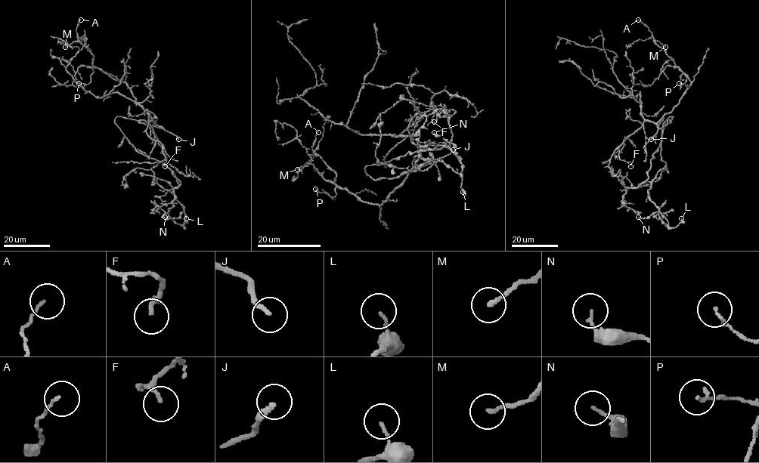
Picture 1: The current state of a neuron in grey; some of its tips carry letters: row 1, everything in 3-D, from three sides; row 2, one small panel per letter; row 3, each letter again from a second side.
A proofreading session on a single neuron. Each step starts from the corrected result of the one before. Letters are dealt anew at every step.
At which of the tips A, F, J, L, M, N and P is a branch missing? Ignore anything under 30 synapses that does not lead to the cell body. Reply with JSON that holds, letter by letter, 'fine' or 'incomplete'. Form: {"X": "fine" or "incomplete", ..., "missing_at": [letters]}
{"A": "fine", "F": "fine", "J": "incomplete", "L": "fine", "M": "fine", "N": "fine", "P": "fine", "missing_at": ["J"]}

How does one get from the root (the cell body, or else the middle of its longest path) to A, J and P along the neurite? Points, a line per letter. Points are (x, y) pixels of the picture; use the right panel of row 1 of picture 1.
A: (658, 126), (657, 122), (679, 102), (691, 82), (655, 42), (649, 29), (638, 20)
J: (658, 126), (658, 131), (651, 139)
P: (658, 126), (657, 122), (672, 110), (691, 84), (678, 67), (686, 75), (686, 81), (683, 84), (679, 83)

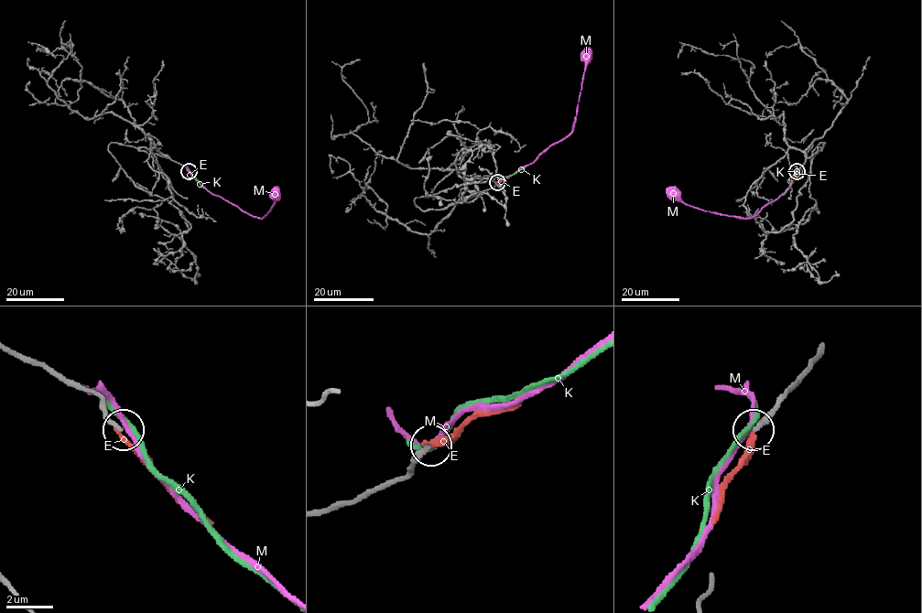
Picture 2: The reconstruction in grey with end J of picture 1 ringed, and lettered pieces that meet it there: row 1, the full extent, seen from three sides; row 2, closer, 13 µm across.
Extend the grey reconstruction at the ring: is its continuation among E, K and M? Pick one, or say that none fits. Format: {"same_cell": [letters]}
{"same_cell": []}

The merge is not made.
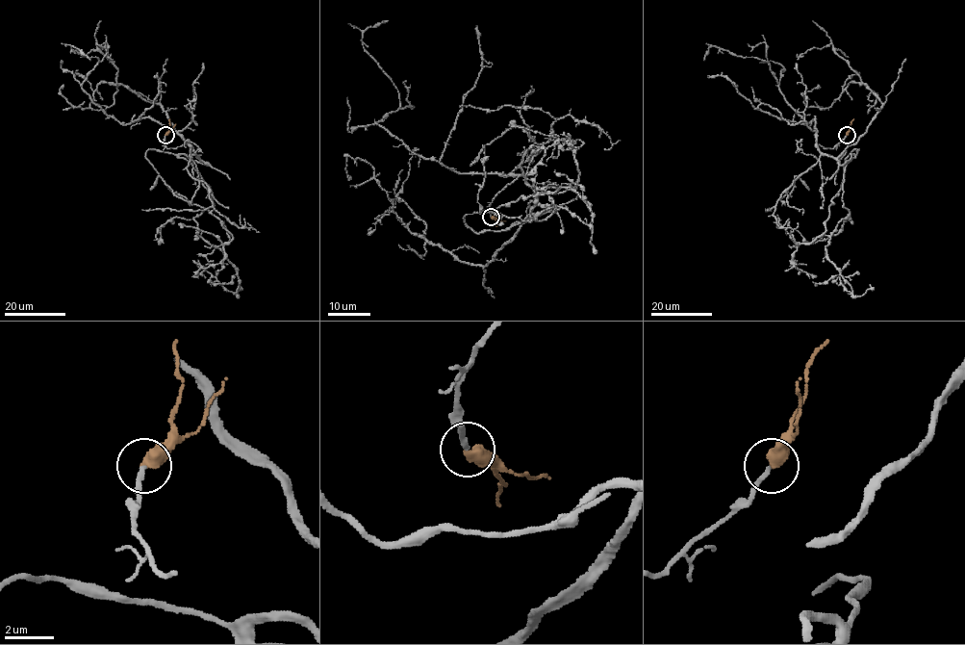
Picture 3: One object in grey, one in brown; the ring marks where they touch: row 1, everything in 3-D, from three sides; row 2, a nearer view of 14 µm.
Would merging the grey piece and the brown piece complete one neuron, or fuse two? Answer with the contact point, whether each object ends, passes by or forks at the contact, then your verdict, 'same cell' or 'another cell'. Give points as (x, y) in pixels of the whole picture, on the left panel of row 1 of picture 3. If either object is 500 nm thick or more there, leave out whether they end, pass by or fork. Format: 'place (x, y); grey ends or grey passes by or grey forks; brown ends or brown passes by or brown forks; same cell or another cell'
place (165, 135); grey ends; brown ends; same cell

